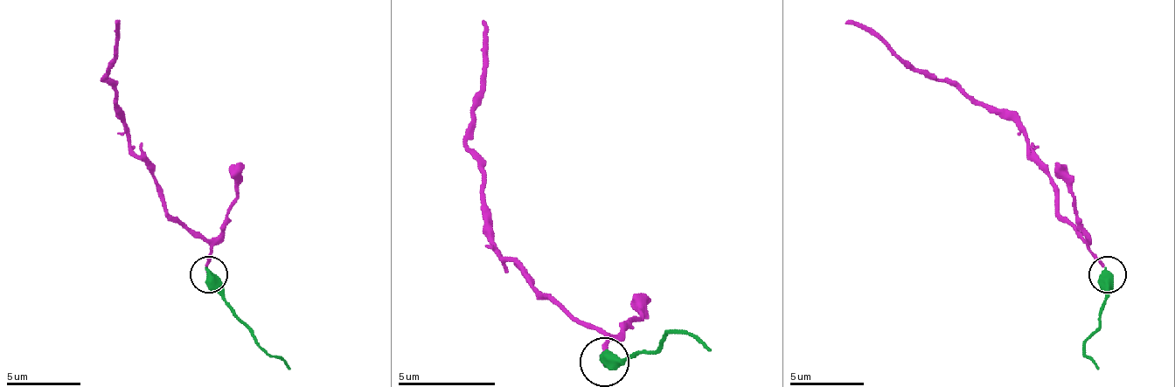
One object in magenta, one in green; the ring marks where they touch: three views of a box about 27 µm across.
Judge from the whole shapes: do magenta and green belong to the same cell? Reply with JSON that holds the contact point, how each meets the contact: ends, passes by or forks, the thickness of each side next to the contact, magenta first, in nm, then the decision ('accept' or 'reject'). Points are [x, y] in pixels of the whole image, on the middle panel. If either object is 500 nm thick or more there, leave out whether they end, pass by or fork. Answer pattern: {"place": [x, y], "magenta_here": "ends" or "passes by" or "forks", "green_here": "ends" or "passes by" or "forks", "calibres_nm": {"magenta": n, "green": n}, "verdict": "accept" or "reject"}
{"place": [604, 362], "calibres_nm": {"magenta": 140, "green": 700}, "verdict": "reject"}

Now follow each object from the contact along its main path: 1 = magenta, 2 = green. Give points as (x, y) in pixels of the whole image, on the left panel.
1: (207, 273), (212, 247), (167, 210), (163, 188), (133, 151), (121, 120), (118, 95), (103, 80), (114, 24)
2: (207, 273), (256, 341), (278, 355), (289, 370)

